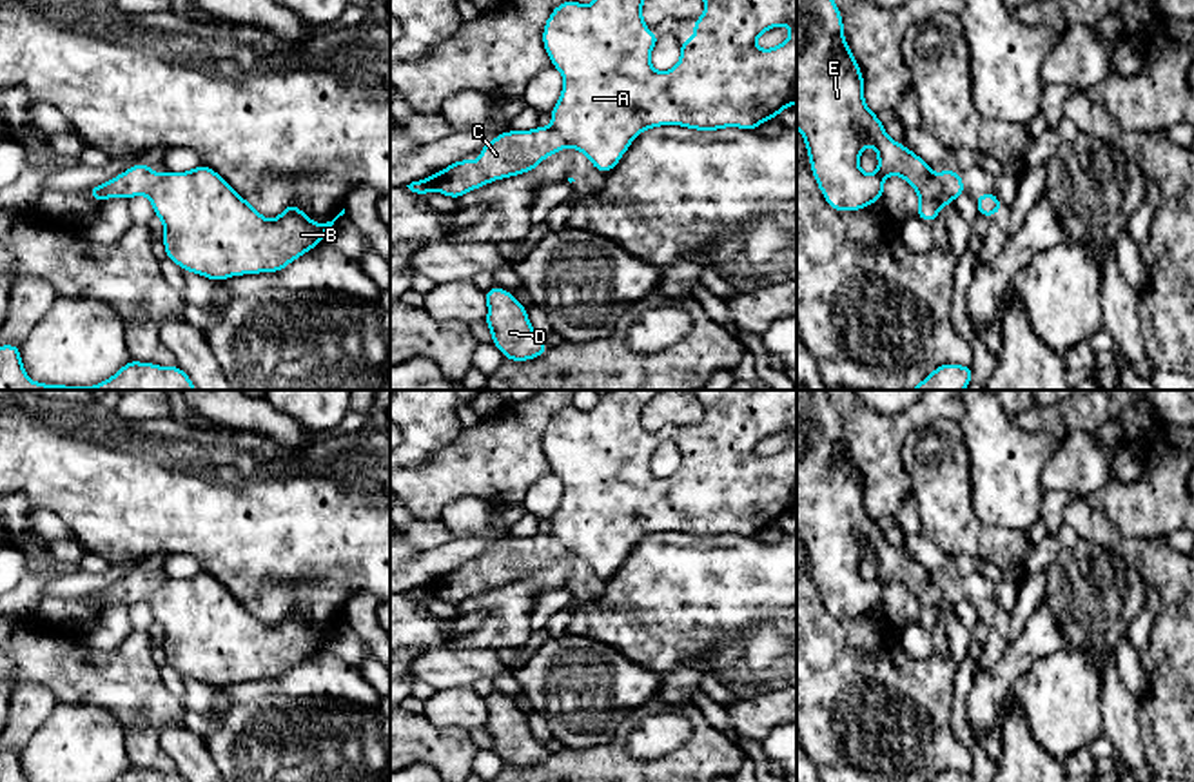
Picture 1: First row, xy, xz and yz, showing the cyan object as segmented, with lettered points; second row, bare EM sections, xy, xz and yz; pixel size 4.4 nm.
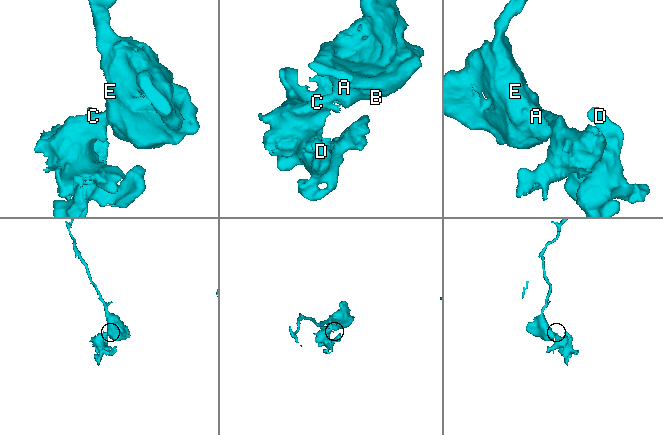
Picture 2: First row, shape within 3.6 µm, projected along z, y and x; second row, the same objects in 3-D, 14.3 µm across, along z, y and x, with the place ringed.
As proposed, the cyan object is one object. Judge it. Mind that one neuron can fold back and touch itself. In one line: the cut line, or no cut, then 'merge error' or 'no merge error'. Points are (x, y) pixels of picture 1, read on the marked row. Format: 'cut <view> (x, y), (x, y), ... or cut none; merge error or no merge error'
cut yz (939, 176), (953, 198); merge error

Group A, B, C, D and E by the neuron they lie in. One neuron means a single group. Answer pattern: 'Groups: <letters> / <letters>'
Groups: A B E / C D

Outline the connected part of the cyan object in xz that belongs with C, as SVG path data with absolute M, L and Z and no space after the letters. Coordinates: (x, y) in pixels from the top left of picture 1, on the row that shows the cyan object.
M537 125L532 131L508 131L497 134L477 151L481 154L479 161L459 160L430 178L412 181L406 187L423 198L428 191L437 191L459 200L465 192L490 181L530 172L544 158L563 149L566 149L566 143L553 127Z

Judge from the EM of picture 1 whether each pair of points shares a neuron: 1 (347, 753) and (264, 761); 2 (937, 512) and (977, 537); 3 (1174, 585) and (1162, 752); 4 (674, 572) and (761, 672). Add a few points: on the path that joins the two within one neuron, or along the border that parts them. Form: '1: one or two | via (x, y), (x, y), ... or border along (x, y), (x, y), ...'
1: one | via (327, 761), (283, 761)
2: one | via (946, 518), (968, 536)
3: one | via (1174, 626), (1174, 710)
4: one | via (699, 597), (748, 646)

